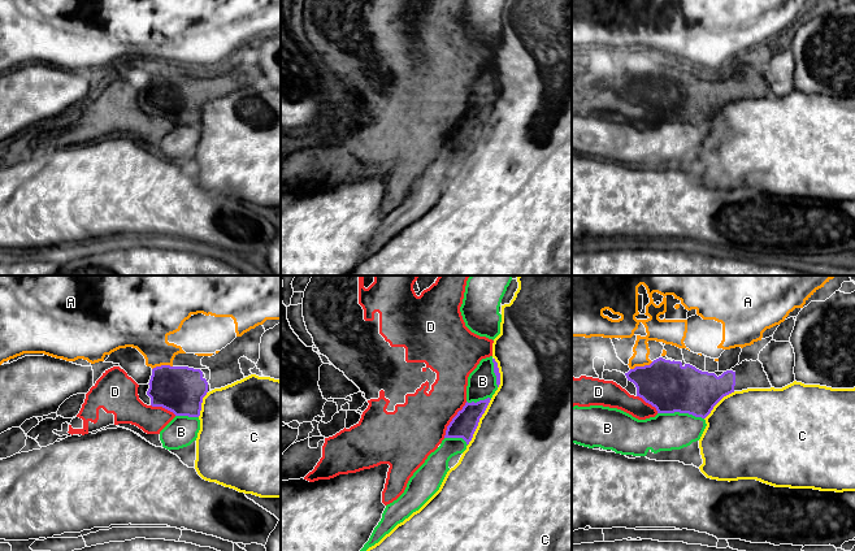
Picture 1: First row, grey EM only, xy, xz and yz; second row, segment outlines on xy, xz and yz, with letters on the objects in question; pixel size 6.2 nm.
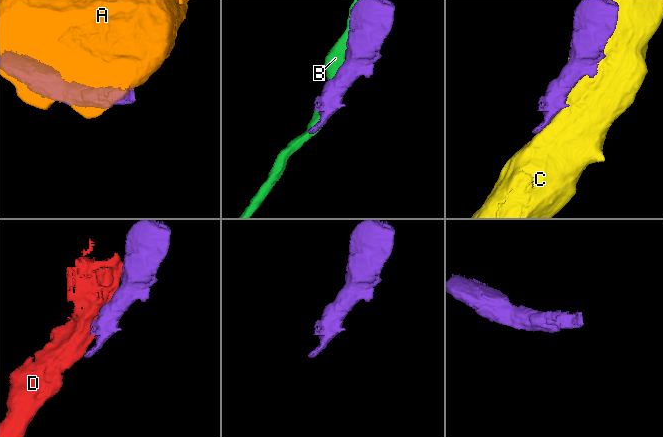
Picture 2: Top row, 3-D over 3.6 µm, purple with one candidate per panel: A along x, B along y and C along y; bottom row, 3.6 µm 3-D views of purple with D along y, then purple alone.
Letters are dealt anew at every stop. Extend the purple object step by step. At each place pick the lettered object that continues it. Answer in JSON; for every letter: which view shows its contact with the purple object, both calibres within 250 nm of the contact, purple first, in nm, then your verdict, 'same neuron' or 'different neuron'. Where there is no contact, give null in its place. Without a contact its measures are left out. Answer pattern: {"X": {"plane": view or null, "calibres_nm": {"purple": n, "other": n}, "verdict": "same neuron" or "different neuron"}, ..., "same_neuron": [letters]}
{"A": {"plane": "yz", "calibres_nm": {"purple": 320, "other": 130}, "verdict": "different neuron"}, "B": {"plane": "yz", "calibres_nm": {"purple": 320, "other": 240}, "verdict": "different neuron"}, "C": {"plane": "xz", "calibres_nm": {"purple": 160, "other": 500}, "verdict": "different neuron"}, "D": {"plane": "xz", "calibres_nm": {"purple": 160, "other": 360}, "verdict": "different neuron"}, "same_neuron": []}

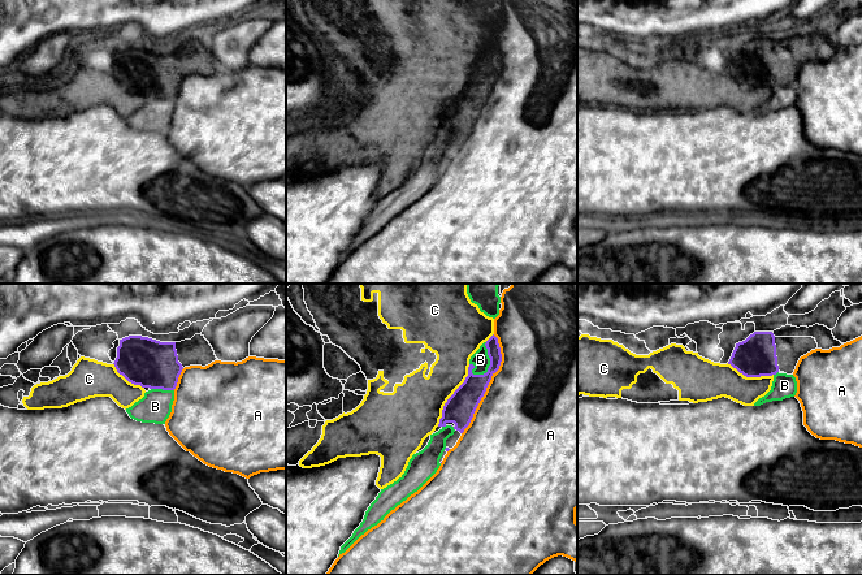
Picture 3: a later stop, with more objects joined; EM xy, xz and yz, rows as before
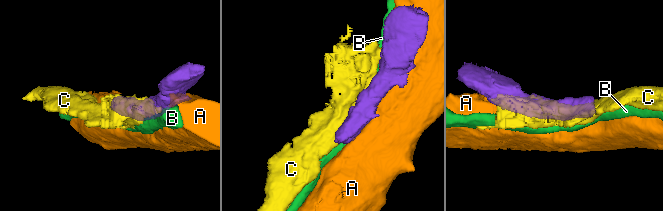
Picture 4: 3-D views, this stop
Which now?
{"A": {"plane": "xz", "calibres_nm": {"purple": 190, "other": 500}, "verdict": "different neuron"}, "B": {"plane": "xz", "calibres_nm": {"purple": 160, "other": 110}, "verdict": "different neuron"}, "C": {"plane": "xz", "calibres_nm": {"purple": 190, "other": 340}, "verdict": "different neuron"}, "same_neuron": []}

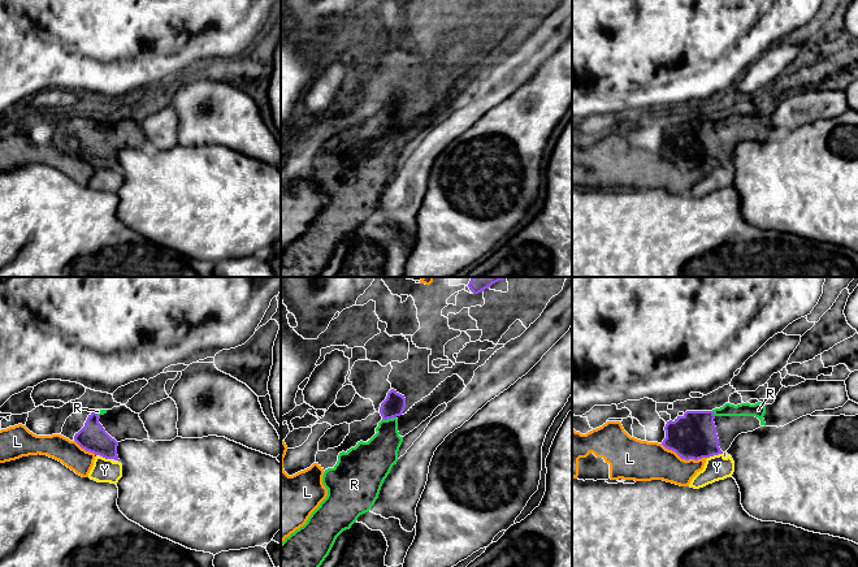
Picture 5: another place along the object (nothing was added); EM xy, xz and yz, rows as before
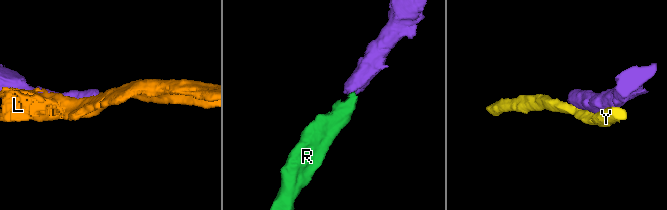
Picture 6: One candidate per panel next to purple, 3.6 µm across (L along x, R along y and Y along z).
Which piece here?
{"L": {"plane": "yz", "calibres_nm": {"purple": 280, "other": 240}, "verdict": "different neuron"}, "R": {"plane": "xz", "calibres_nm": {"purple": 140, "other": 220}, "verdict": "same neuron"}, "Y": {"plane": "yz", "calibres_nm": {"purple": 280, "other": 150}, "verdict": "different neuron"}, "same_neuron": ["R"]}

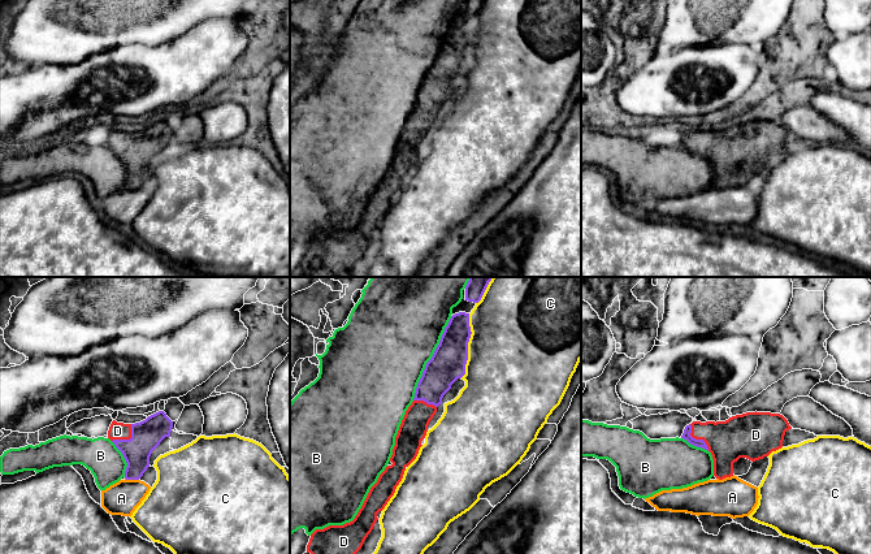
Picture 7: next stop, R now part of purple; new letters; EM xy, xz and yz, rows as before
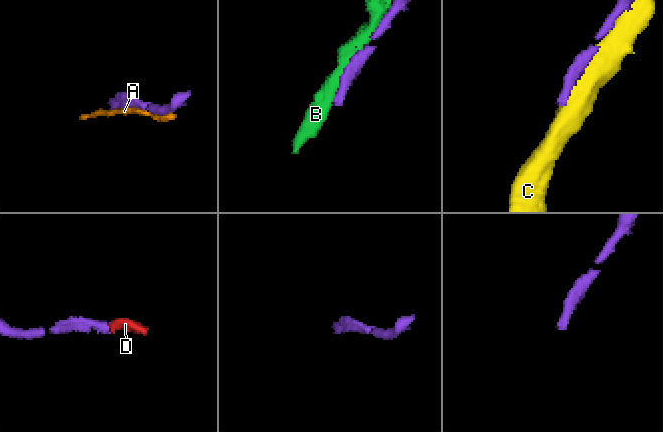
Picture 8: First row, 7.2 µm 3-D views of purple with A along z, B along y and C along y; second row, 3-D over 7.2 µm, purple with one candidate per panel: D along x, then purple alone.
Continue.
{"A": {"plane": "xy", "calibres_nm": {"purple": 170, "other": 200}, "verdict": "different neuron"}, "B": {"plane": "xz", "calibres_nm": {"purple": 220, "other": 480}, "verdict": "different neuron"}, "C": {"plane": "xz", "calibres_nm": {"purple": 220, "other": 500}, "verdict": "different neuron"}, "D": {"plane": "yz", "calibres_nm": {"purple": 50, "other": 260}, "verdict": "same neuron"}, "same_neuron": ["D"]}

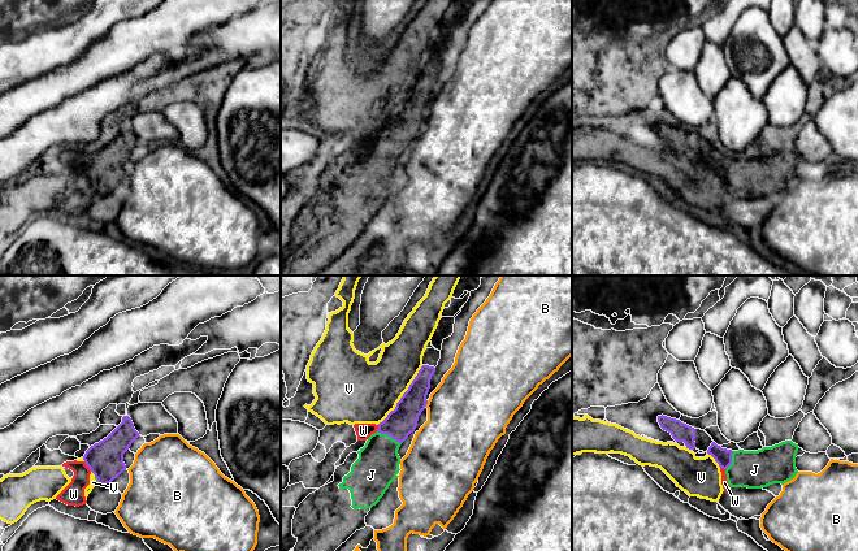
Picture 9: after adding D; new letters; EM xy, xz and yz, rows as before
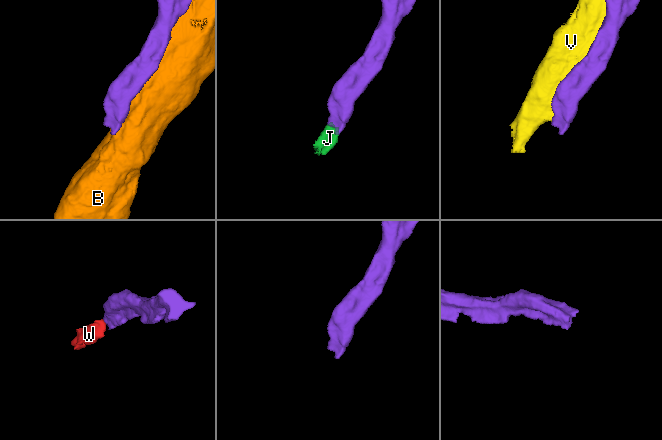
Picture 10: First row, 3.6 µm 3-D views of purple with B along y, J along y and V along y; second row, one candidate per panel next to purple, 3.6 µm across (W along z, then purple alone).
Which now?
{"B": {"plane": "xz", "calibres_nm": {"purple": 180, "other": 480}, "verdict": "different neuron"}, "J": {"plane": "xz", "calibres_nm": {"purple": 180, "other": 260}, "verdict": "same neuron"}, "V": {"plane": "xz", "calibres_nm": {"purple": 180, "other": 380}, "verdict": "different neuron"}, "W": {"plane": "xy", "calibres_nm": {"purple": 220, "other": 140}, "verdict": "different neuron"}, "same_neuron": ["J"]}

